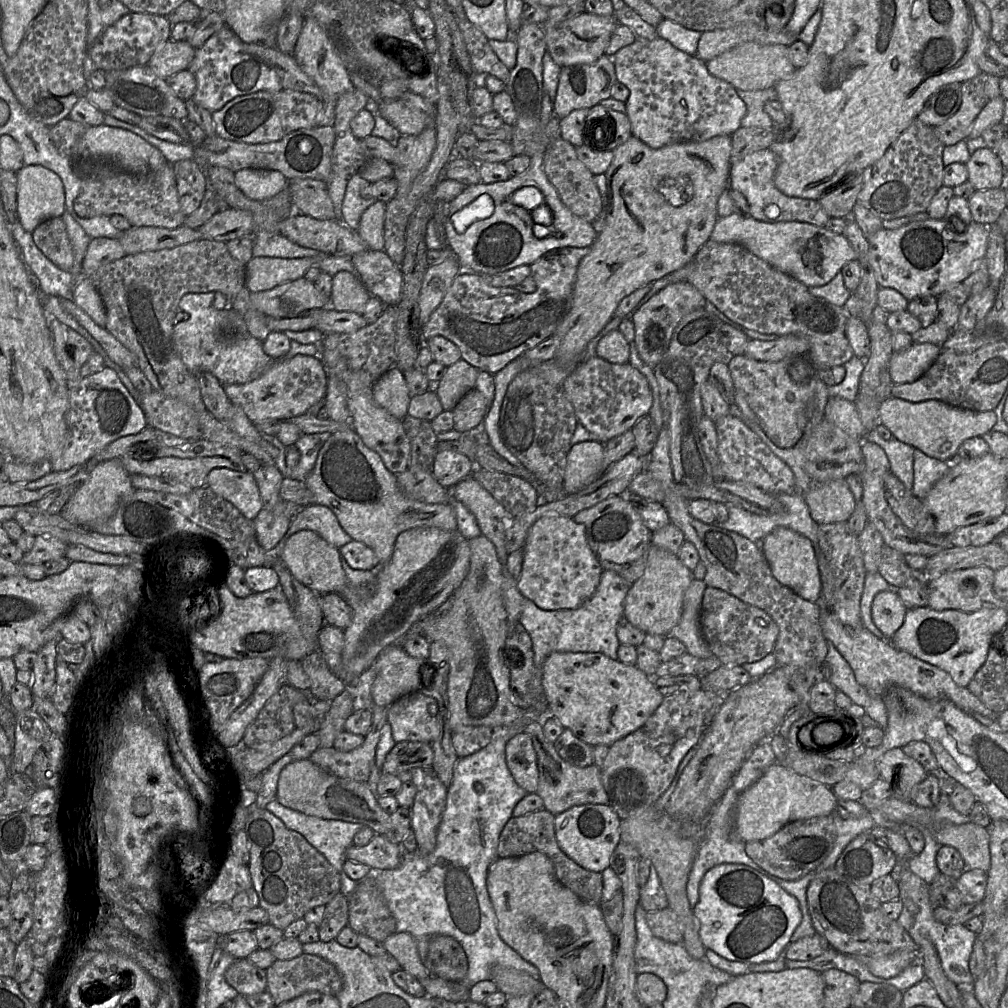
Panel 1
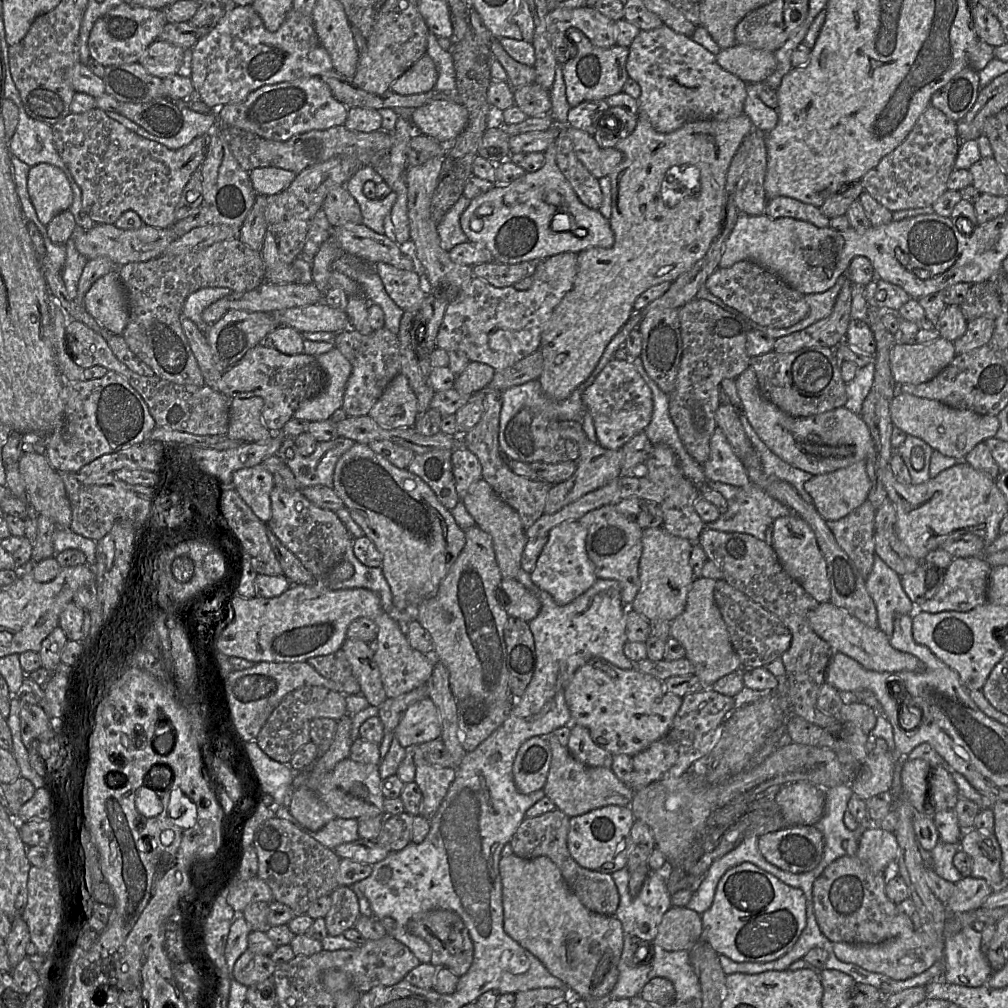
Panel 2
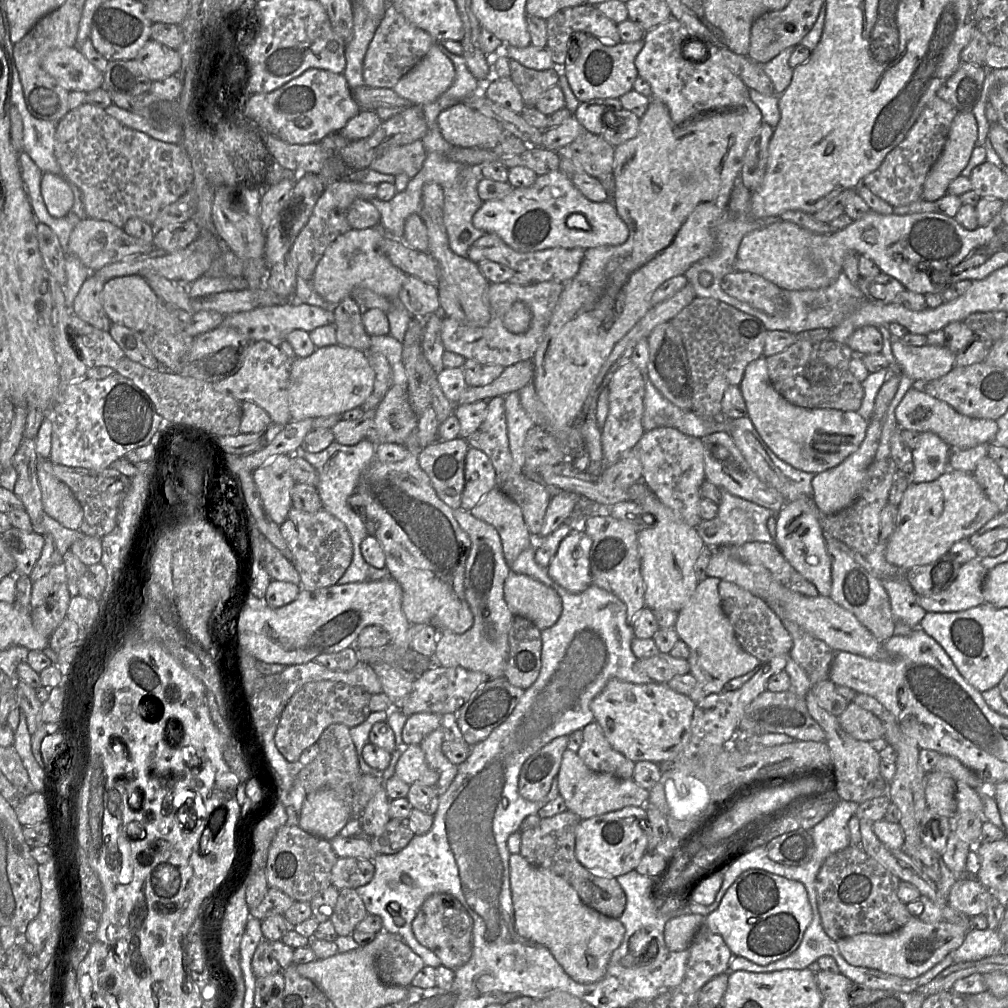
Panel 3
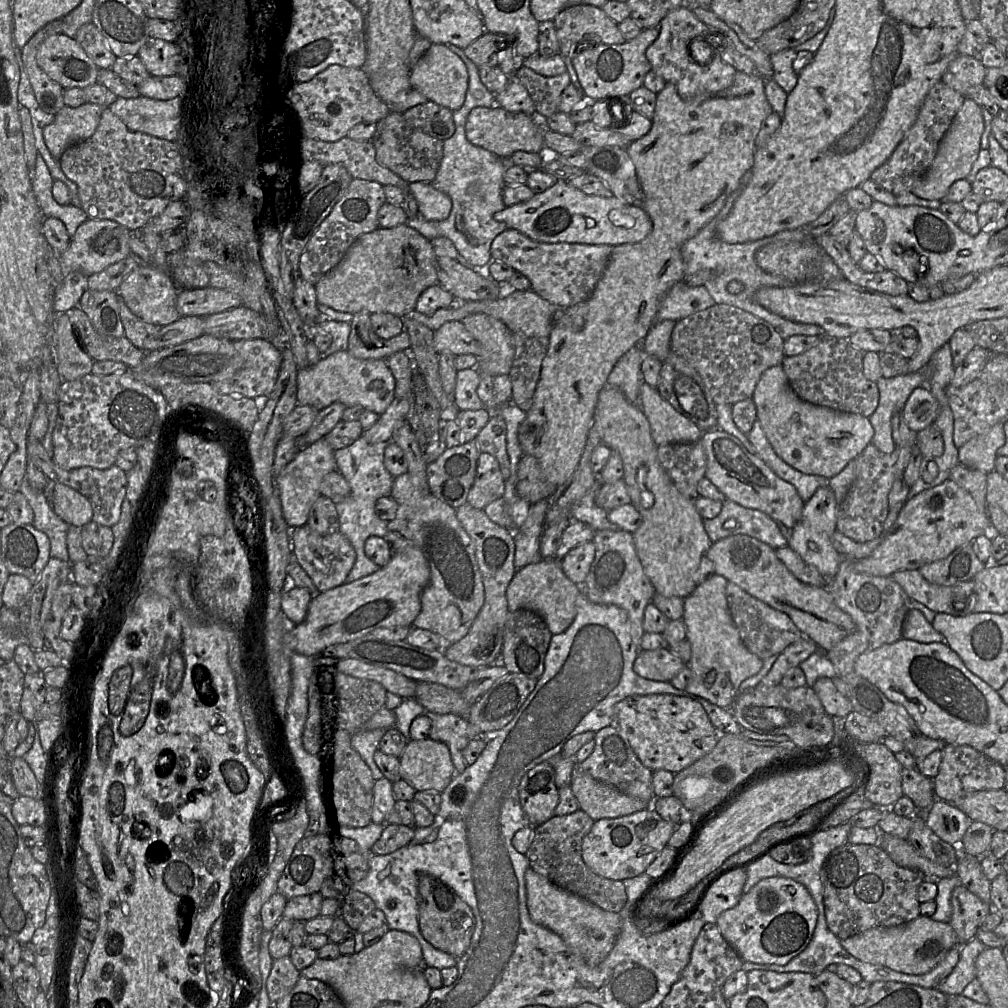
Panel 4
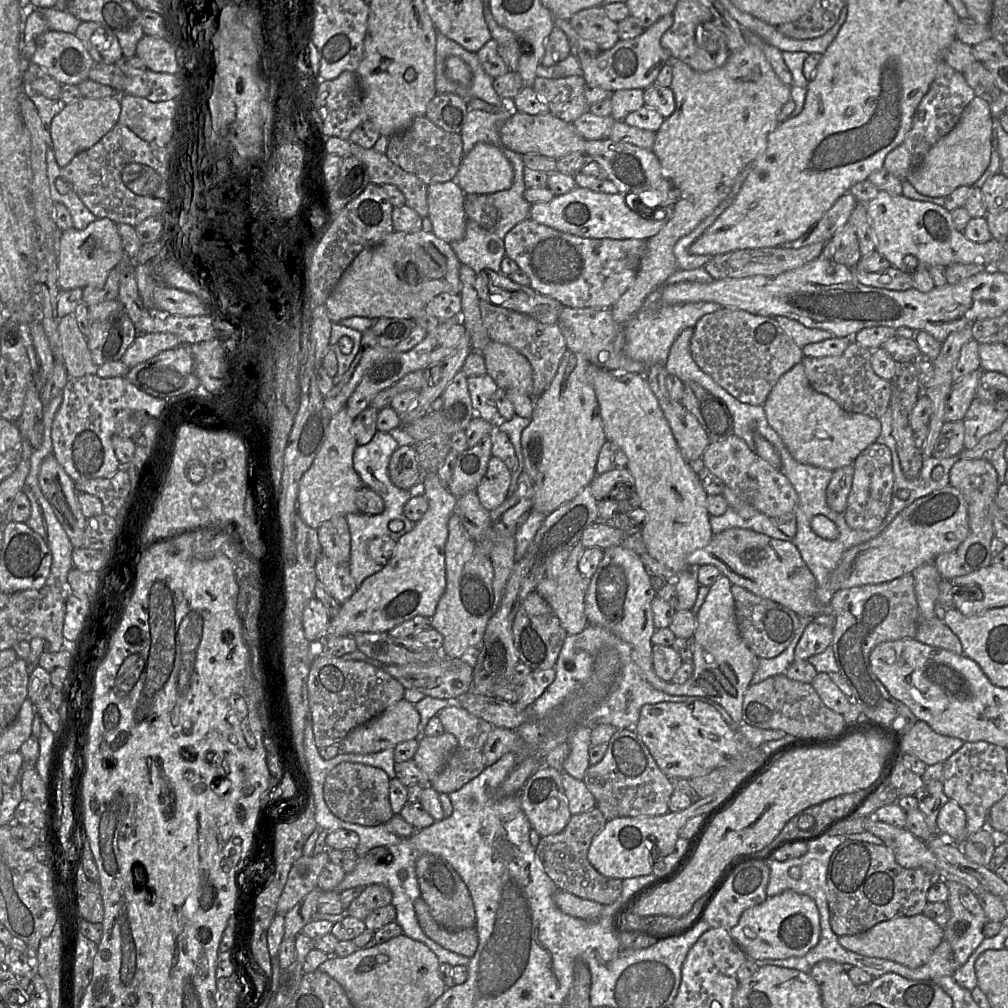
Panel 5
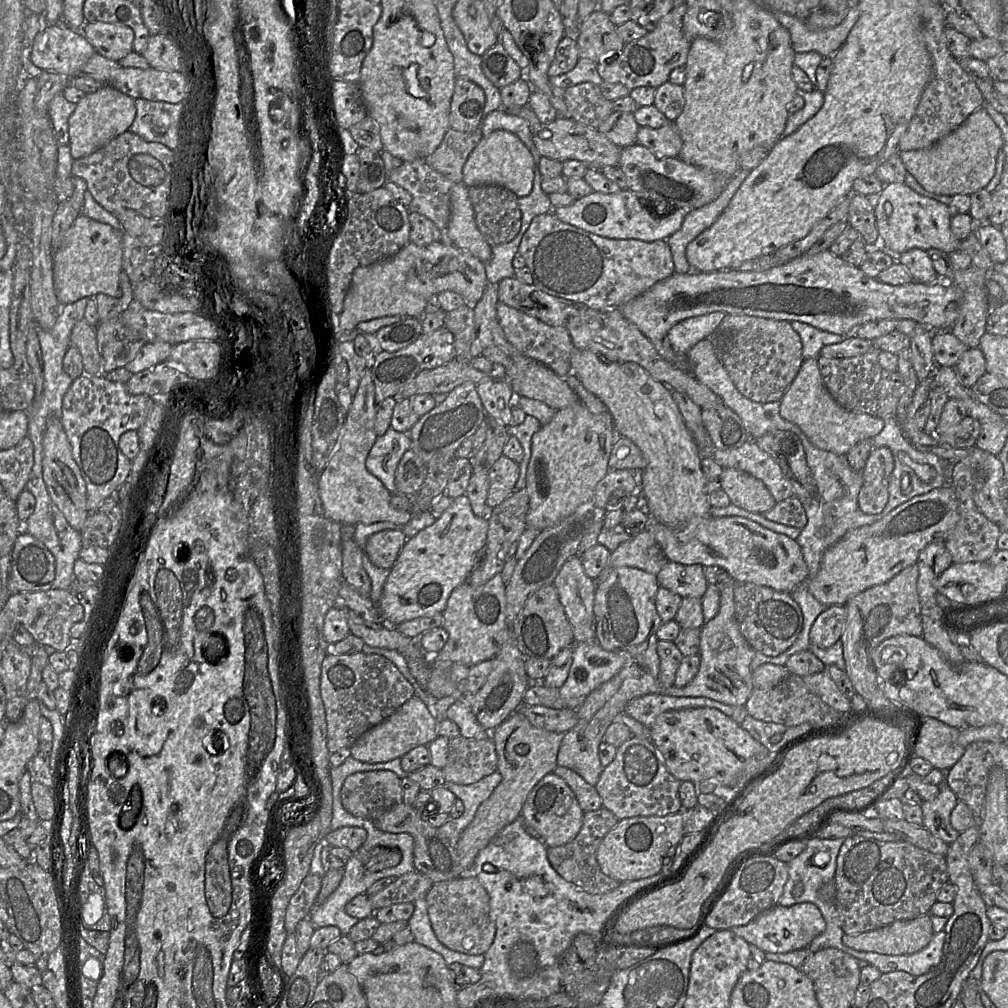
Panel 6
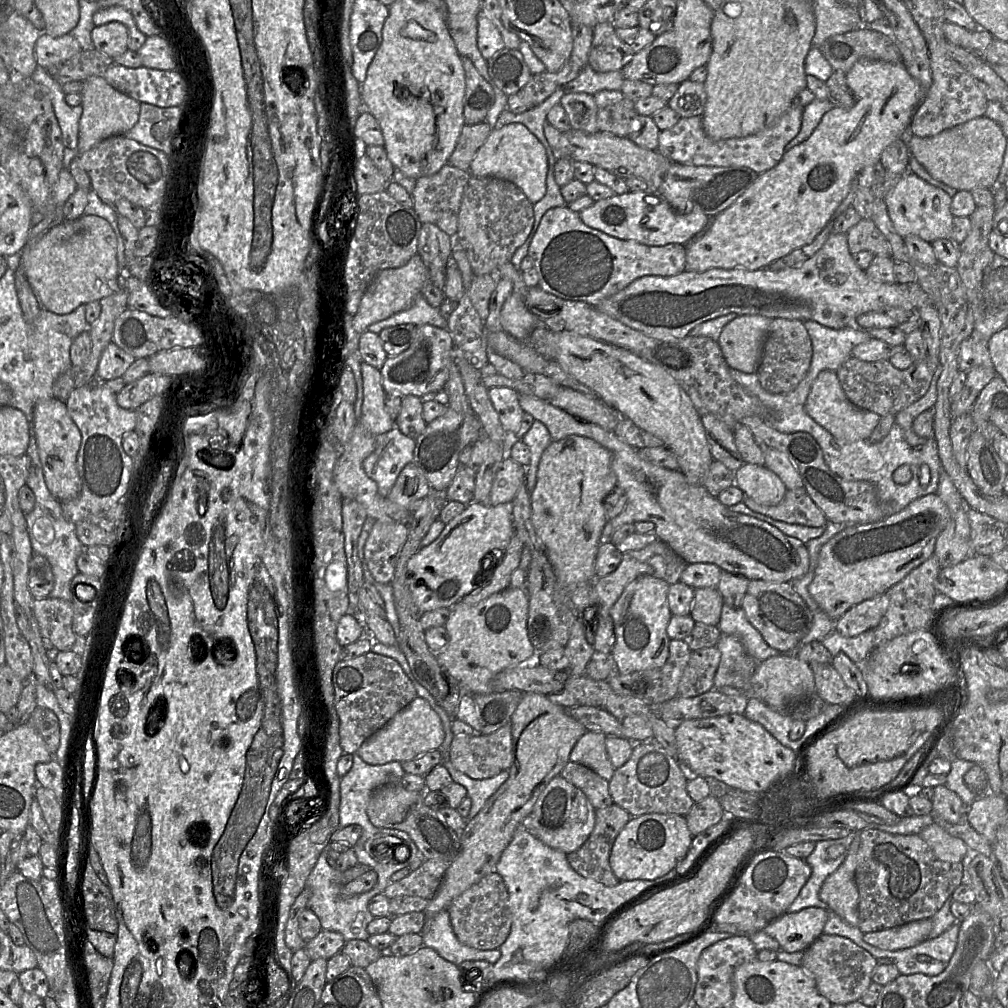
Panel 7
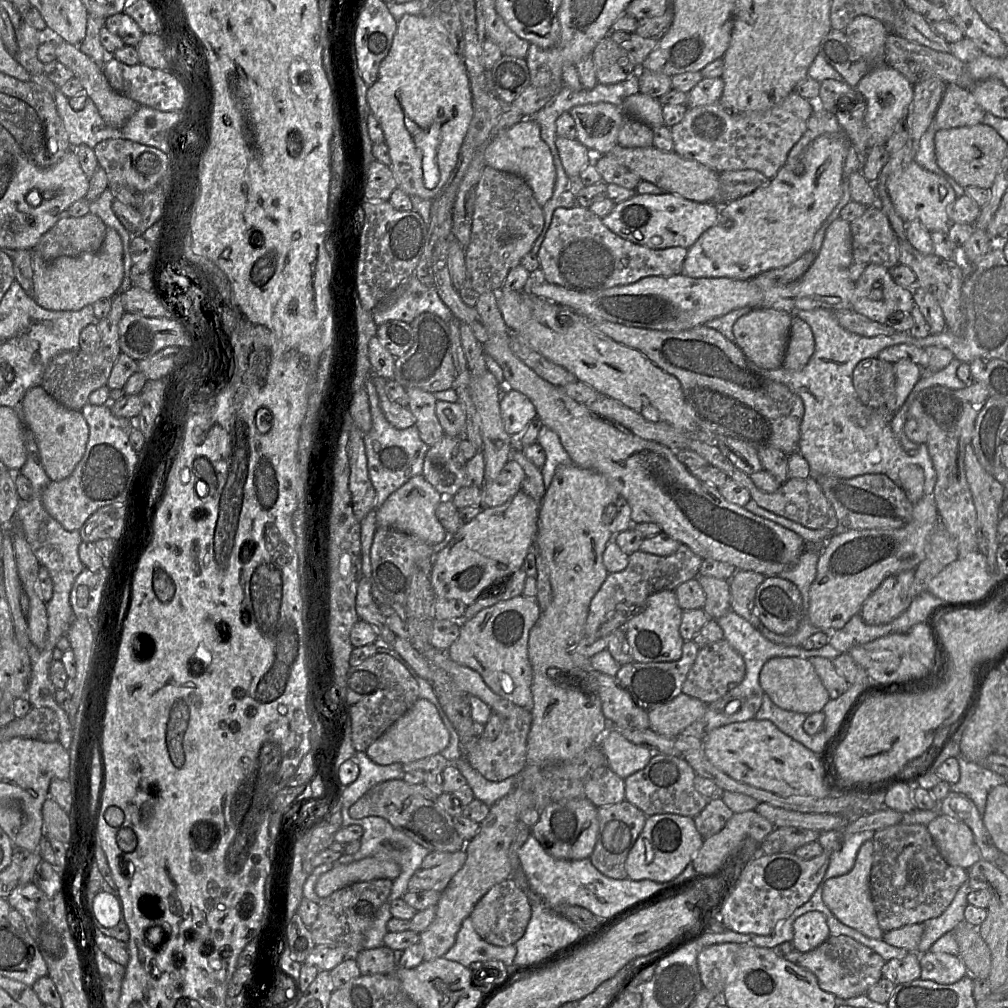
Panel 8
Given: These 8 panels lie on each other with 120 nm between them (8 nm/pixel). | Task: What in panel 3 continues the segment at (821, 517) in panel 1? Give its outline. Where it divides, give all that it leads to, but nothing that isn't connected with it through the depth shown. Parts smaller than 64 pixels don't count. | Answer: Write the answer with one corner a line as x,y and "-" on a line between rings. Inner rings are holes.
894,373
894,375
883,383
878,391
875,398
873,413
868,421
866,436
859,449
848,456
839,465
824,472
815,474
812,479
812,500
824,515
832,515
842,511
853,504
860,496
866,482
868,468
873,462
879,446
881,430
886,420
888,405
898,389
900,379
901,376

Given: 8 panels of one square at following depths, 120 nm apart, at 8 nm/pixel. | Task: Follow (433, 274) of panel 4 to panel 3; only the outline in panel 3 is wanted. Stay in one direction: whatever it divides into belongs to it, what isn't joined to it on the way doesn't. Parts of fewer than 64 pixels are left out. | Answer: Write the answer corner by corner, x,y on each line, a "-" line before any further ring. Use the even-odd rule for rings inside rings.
378,225
376,227
368,228
368,229
350,229
349,231
339,235
325,250
323,256
317,263
317,266
314,271
314,275
312,277
312,286
314,290
322,297
324,298
327,302
332,303
334,305
338,304
342,299
346,297
351,297
351,291
354,288
367,288
379,295
385,296
387,298
397,298
398,294
403,286
403,283
405,279
407,278
407,274
401,271
399,268
394,266
389,258
381,251
380,249
380,242
385,238
385,237
393,237
389,235
385,229
381,226

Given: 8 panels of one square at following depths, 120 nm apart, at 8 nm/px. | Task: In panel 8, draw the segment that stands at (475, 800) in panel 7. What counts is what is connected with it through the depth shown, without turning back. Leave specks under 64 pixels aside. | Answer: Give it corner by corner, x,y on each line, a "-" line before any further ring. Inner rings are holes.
462,757
454,764
465,777
477,800
492,807
499,799
506,796
517,782
517,776
511,776
501,782
492,782
474,770
468,761

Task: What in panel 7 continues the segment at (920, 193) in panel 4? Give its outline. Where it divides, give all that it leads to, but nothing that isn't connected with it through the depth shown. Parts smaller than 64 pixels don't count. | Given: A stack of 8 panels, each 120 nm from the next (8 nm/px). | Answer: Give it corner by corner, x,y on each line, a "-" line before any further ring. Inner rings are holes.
985,116
970,120
935,136
917,137
907,135
907,146
925,170
936,180
956,189
994,189
1003,163
1007,138
1001,127

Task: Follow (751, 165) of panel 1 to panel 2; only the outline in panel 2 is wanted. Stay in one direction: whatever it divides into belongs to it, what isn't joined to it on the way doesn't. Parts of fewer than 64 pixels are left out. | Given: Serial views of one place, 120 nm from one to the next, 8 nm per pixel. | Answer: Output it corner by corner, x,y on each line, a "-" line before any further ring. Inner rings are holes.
785,196
767,200
764,214
772,219
790,217
807,221
818,228
828,227
830,221
818,207

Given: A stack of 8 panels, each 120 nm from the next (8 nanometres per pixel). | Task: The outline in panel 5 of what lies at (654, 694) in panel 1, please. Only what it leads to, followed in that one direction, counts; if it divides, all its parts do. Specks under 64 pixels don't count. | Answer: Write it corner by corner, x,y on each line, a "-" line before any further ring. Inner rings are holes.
701,701
646,704
634,731
670,779
689,780
706,775
731,763
738,752
735,732
712,705

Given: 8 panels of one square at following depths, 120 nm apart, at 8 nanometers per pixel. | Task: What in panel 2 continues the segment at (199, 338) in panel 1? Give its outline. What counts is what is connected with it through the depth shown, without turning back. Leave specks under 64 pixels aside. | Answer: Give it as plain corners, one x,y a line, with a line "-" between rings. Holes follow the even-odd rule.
225,287
201,288
190,294
184,301
181,315
192,320
204,332
208,329
202,319
202,312
215,301
233,293

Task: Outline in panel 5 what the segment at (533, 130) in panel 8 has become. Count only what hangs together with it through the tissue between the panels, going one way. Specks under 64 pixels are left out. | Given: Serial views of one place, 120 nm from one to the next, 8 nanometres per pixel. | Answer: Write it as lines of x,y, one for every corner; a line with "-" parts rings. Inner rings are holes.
479,143
463,157
453,181
466,194
491,194
509,189
513,178
513,167
502,149

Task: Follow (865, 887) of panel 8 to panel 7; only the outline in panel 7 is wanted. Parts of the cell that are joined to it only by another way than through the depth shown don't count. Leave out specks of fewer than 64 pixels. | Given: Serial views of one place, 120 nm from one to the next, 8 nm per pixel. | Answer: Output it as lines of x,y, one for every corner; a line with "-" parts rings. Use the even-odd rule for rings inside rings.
857,835
847,851
845,861
825,879
819,891
821,901
845,922
855,927
859,923
859,892
854,878
859,845

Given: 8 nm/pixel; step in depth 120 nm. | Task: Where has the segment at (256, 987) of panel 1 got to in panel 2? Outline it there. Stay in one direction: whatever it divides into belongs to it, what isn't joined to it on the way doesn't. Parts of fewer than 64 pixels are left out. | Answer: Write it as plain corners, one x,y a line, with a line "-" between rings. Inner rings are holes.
247,949
235,962
231,979
250,987
271,977
276,964
267,955
257,954

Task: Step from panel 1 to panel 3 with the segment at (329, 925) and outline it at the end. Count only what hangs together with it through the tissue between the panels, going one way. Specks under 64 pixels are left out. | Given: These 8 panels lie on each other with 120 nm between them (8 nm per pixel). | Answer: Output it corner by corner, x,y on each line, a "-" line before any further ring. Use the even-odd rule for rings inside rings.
354,888
339,891
334,912
329,918
338,936
352,935
356,925
367,915
364,902

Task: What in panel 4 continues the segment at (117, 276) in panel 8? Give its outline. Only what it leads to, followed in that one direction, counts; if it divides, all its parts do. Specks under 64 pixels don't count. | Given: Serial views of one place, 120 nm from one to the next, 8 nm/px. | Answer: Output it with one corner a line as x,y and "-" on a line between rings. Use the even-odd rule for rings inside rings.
87,219
77,228
68,249
61,255
63,278
71,271
91,275
126,258
129,254
130,236
130,231
114,220

